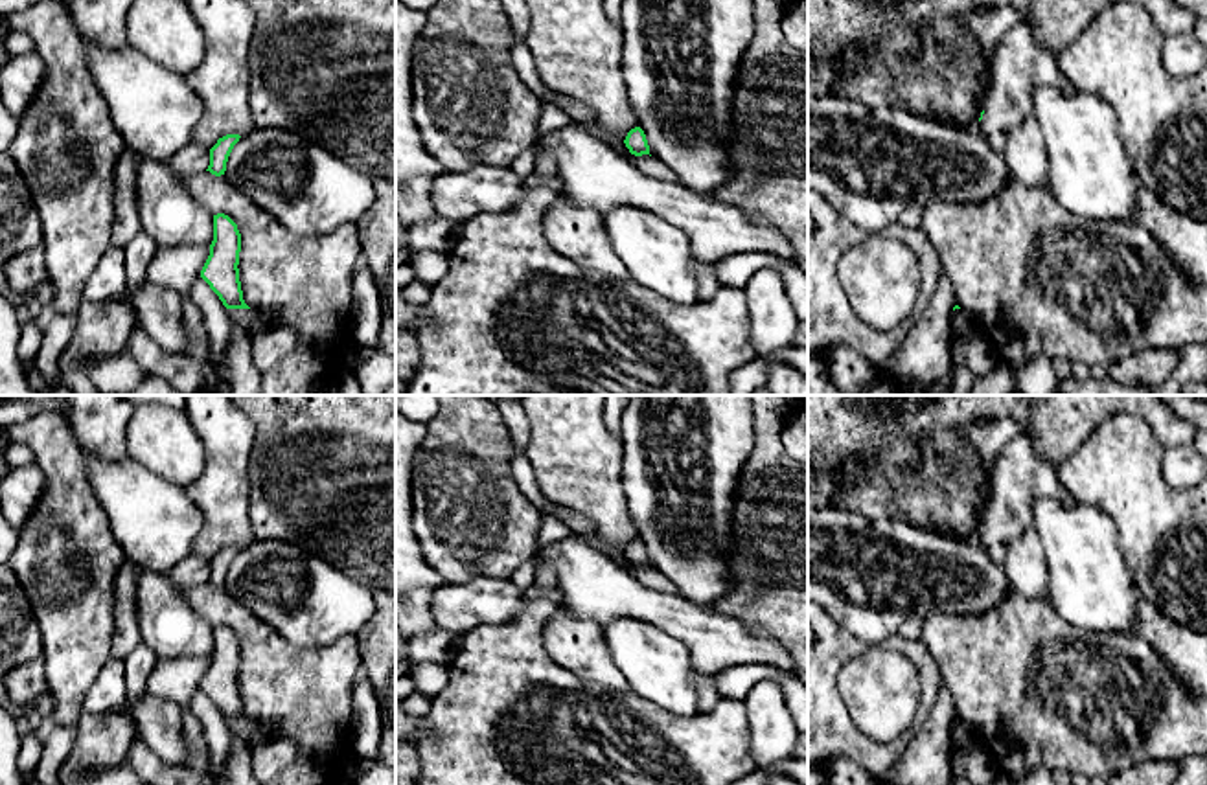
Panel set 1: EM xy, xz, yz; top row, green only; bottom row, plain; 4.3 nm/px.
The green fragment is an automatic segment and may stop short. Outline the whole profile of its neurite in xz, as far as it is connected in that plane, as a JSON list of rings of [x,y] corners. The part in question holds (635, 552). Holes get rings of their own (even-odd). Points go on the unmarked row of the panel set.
[[[640,539],[631,540],[624,555],[629,561],[629,564],[635,568],[649,566],[649,557]]]

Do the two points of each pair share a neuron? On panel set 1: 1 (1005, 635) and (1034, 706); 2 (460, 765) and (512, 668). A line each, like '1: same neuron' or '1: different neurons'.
1: same neuron
2: same neuron

